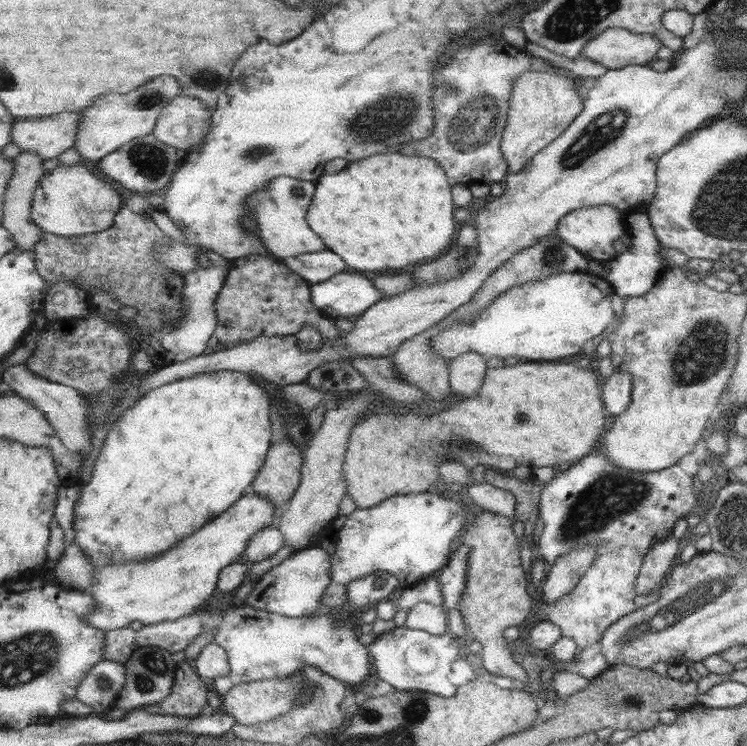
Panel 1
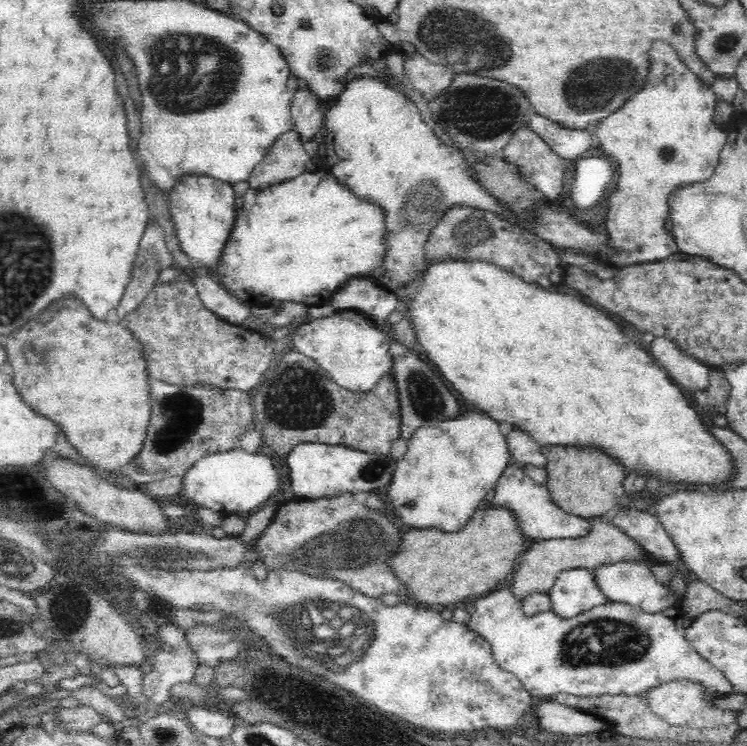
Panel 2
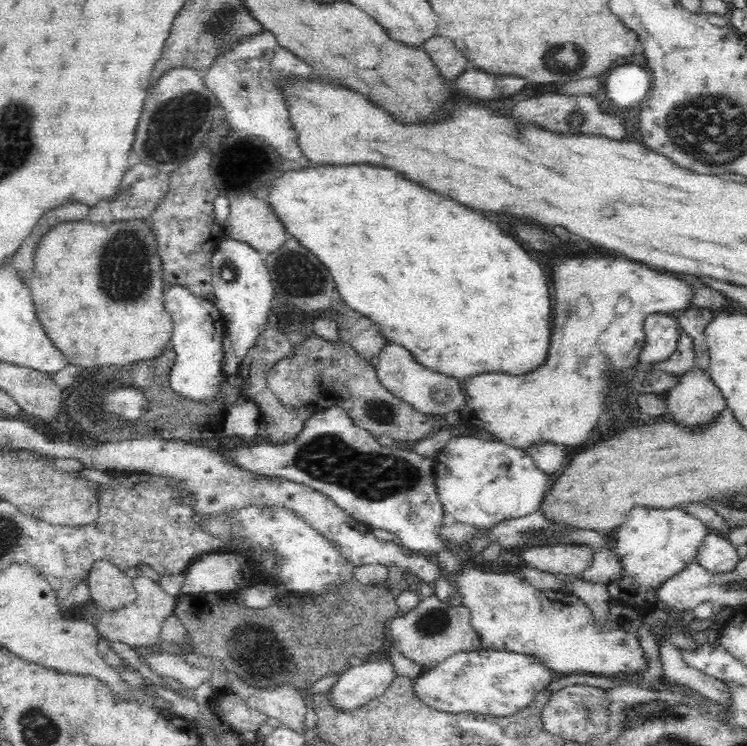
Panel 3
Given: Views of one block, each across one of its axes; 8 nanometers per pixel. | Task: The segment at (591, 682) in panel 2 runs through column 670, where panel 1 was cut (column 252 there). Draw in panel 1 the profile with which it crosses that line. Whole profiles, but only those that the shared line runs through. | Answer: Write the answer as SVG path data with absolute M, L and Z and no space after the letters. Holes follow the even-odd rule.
M246 604L236 607L230 606L227 611L222 610L222 612L220 614L211 614L201 609L190 616L178 618L178 620L144 625L138 631L129 626L106 631L106 642L102 658L103 660L125 663L130 658L130 655L141 646L157 646L169 650L171 653L180 652L180 650L185 650L199 634L206 631L214 631L213 644L220 645L227 652L230 666L230 674L214 678L214 690L218 690L221 695L226 694L230 688L240 683L299 674L306 666L313 666L321 670L341 684L349 682L355 686L364 683L367 679L369 652L366 645L357 639L359 623L355 620L344 619L344 617L334 618L334 615L290 618L281 614L269 613L265 610L258 610Z

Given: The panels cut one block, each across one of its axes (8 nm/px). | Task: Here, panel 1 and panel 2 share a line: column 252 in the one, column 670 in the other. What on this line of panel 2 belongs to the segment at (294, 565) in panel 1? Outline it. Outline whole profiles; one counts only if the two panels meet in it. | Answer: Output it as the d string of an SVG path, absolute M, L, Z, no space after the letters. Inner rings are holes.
M628 560L598 566L593 569L598 587L606 595L607 602L622 602L633 607L639 607L650 614L656 614L666 608L680 607L682 600L670 591L669 586L664 586L656 580L656 576L642 560Z

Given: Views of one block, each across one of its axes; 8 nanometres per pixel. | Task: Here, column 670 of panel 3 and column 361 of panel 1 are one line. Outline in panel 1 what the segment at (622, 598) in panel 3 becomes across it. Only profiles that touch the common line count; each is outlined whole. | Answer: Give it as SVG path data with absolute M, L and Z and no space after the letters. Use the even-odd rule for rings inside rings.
M428 492L392 496L372 508L357 509L348 516L338 515L325 526L314 543L315 546L324 549L330 555L332 563L330 585L320 603L330 608L342 606L347 603L346 587L348 584L375 571L394 575L398 578L401 588L435 576L447 565L449 554L453 551L470 518L472 518L472 513L464 504L438 496L438 494L428 494Z

